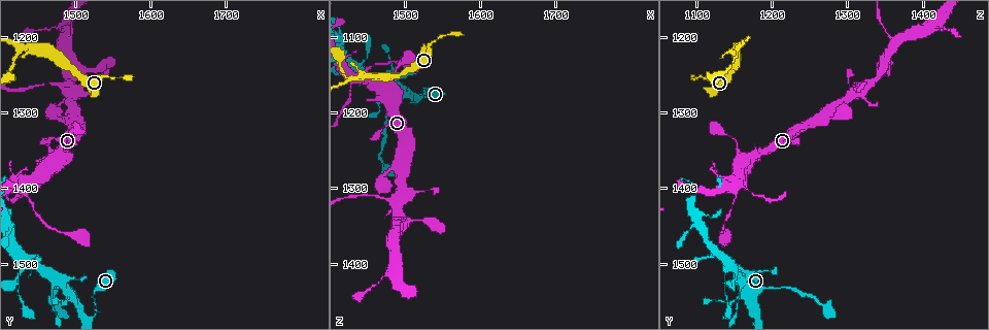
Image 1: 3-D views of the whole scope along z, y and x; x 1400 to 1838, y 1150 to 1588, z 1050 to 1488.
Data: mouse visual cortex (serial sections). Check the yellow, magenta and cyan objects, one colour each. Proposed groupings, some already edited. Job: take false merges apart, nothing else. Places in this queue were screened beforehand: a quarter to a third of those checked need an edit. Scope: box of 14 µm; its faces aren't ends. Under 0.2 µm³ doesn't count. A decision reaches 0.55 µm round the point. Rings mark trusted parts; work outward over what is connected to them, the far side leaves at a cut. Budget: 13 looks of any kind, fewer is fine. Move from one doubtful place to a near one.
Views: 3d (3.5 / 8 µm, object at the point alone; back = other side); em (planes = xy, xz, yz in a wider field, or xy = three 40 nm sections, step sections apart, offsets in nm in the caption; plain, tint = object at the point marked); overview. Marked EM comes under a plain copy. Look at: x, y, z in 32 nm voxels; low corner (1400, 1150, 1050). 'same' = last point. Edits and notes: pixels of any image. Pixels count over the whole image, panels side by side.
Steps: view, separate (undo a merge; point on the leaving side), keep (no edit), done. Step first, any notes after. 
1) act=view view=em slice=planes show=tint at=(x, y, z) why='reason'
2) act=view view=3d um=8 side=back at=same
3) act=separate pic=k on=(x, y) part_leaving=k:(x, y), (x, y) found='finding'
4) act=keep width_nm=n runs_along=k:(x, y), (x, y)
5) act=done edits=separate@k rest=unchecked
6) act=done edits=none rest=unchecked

act=view view=3d um=8 at=(1480, 1265, 1315)

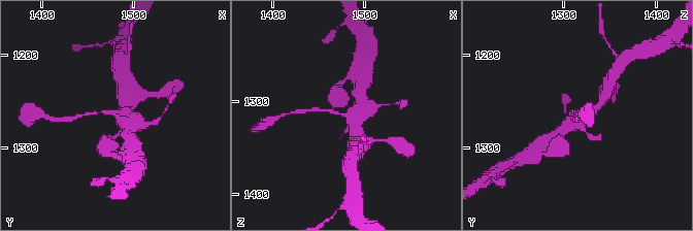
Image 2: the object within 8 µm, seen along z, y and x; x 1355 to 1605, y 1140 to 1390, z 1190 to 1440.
act=view view=3d um=3.5 at=(1482, 1268, 1314) why='zoom in'

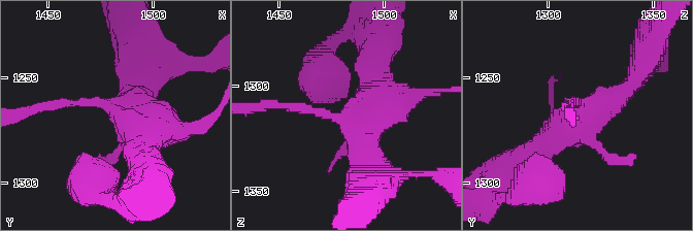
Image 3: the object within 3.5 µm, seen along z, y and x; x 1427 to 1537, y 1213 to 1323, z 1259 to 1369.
act=view view=em slice=xy step=1 show=tint at=(1484, 1267, 1316) why='shape alone is not enough'

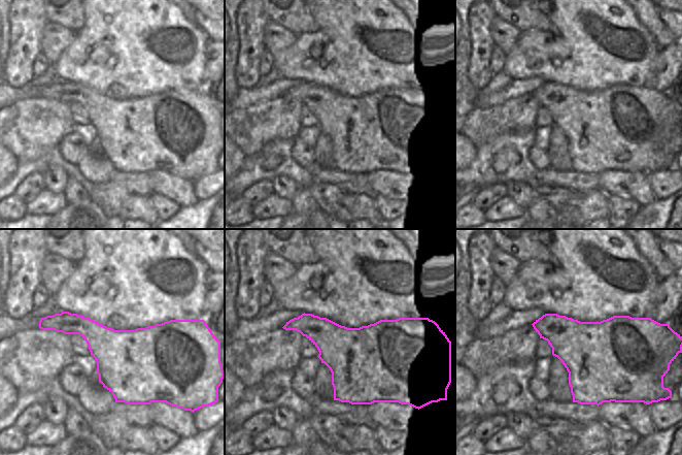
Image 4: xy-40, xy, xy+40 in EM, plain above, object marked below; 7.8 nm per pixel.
act=keep runs_along=3:(535, 153), (636, 76) found='continuous, no second cell'

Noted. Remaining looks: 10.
act=view view=3d um=8 at=(1435, 1400, 1155) why='four arms meet'

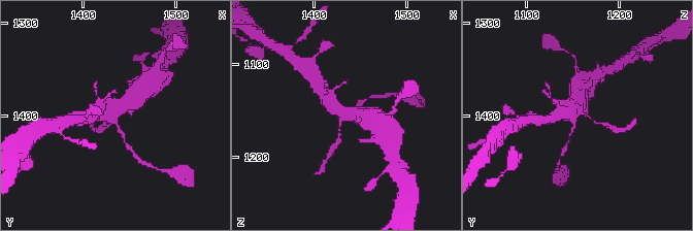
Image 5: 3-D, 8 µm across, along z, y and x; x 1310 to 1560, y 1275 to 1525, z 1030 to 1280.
act=view view=3d um=3.5 at=(1434, 1398, 1154)

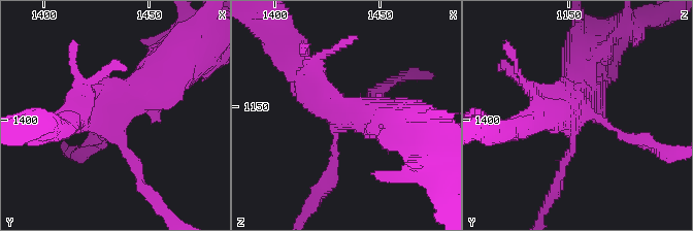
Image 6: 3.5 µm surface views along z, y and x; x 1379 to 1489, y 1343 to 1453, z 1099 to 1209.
act=view view=em slice=xy step=1 show=tint at=(1435, 1397, 1154)

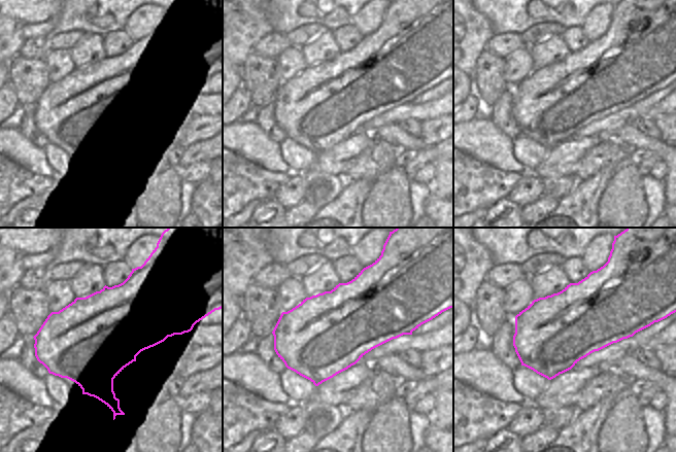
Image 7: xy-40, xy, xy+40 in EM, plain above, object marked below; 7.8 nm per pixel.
act=keep runs_along=6:(171, 71), (114, 112), (70, 116) found='one cell here'

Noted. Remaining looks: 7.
act=view view=3d um=8 at=(1495, 1545, 1175) why='three arms meet'

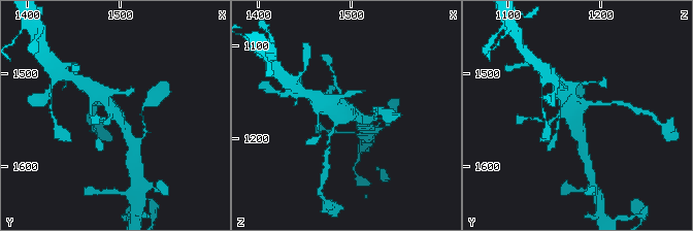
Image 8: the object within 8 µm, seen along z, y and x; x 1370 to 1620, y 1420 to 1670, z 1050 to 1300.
act=view view=3d um=3.5 at=(1502, 1546, 1172)

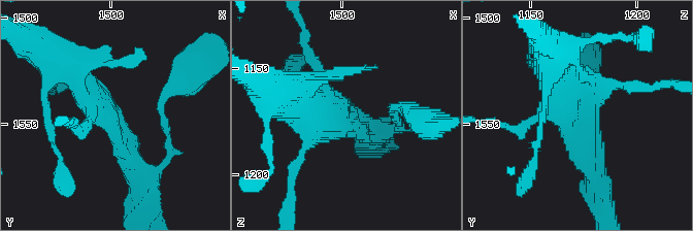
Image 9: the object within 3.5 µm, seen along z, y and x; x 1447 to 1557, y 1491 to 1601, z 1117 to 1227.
act=view view=em slice=xy step=1 show=tint at=(1500, 1544, 1175) arms=3 arm_widths_nm=200,300,400

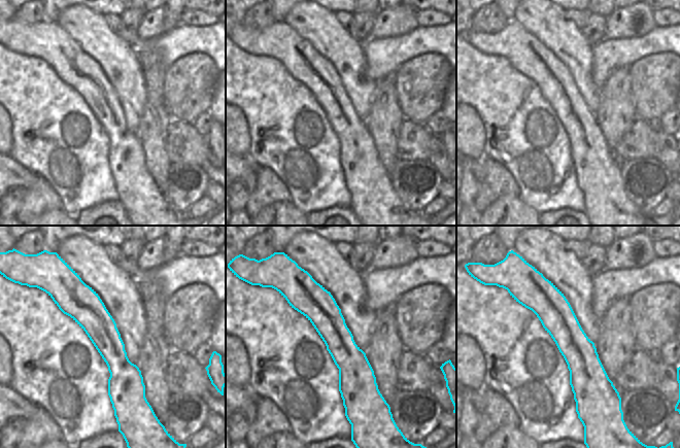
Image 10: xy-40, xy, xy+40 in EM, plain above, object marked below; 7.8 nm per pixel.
act=keep runs_along=9:(139, 170), (110, 110), (63, 63) found='one cell here'

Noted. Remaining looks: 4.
act=view view=3d um=8 at=(1440, 1505, 1145) why='thin arm on a thick one'

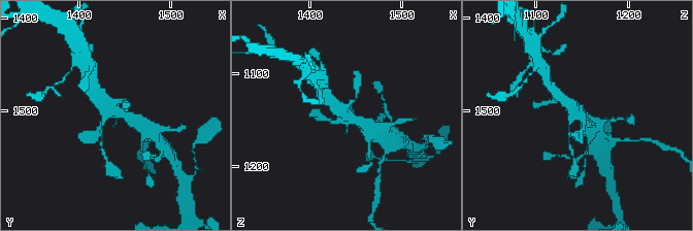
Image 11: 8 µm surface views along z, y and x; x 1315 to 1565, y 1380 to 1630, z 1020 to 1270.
act=view view=3d um=3.5 at=(1442, 1502, 1148)

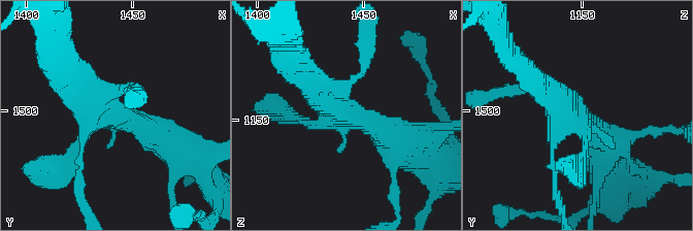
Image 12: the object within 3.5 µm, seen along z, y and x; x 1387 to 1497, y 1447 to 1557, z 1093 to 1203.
act=keep runs_along=12:(398, 139), (341, 112), (294, 70) found='continuous, no second cell'

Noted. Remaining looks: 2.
act=view view=3d um=3.5 at=(1490, 1205, 1360) why='a fork'

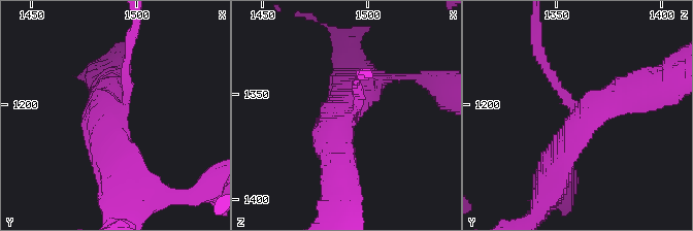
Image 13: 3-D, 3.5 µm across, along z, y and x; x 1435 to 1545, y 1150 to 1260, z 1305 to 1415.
act=view view=em slice=xy step=3 show=tint at=(1488, 1207, 1364) arms=3 arm_widths_nm=150,450,500

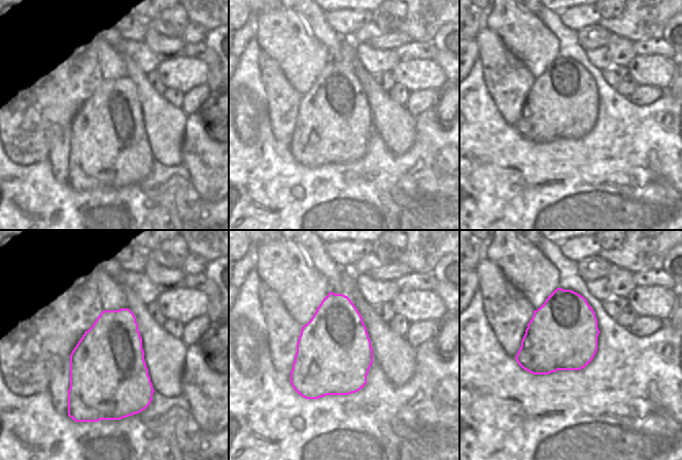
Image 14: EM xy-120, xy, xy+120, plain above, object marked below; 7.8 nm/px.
act=keep runs_along=13:(555, 177), (594, 108), (641, 89) found='all the same cell'

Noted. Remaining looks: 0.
act=done edits=none rest=unchecked

